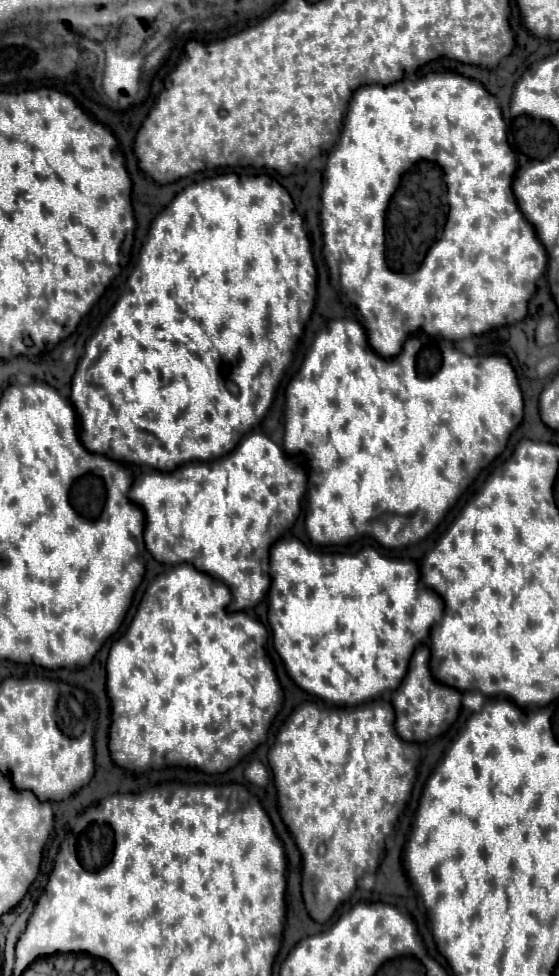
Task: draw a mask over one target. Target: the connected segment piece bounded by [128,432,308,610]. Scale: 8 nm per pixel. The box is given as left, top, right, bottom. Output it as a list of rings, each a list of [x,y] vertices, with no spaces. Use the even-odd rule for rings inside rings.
[[[252,432],[228,456],[222,456],[222,458],[216,458],[216,460],[210,460],[210,462],[190,462],[190,464],[182,464],[182,466],[178,466],[172,472],[156,472],[156,470],[150,470],[150,472],[142,474],[134,482],[134,486],[130,488],[130,494],[128,496],[146,514],[144,542],[146,542],[146,548],[150,550],[150,554],[158,562],[164,562],[164,564],[182,564],[182,562],[194,564],[198,570],[214,576],[216,580],[222,580],[228,586],[228,590],[232,594],[232,604],[230,604],[232,610],[248,610],[248,608],[252,608],[252,606],[258,604],[258,600],[268,592],[268,588],[272,584],[272,578],[268,574],[268,568],[270,568],[270,548],[282,536],[282,532],[288,530],[296,522],[296,518],[300,514],[300,500],[302,500],[302,496],[306,492],[306,480],[308,480],[308,474],[306,474],[306,464],[304,464],[304,458],[302,456],[288,456],[282,450],[282,446],[278,446],[272,438],[268,438],[262,432]]]

